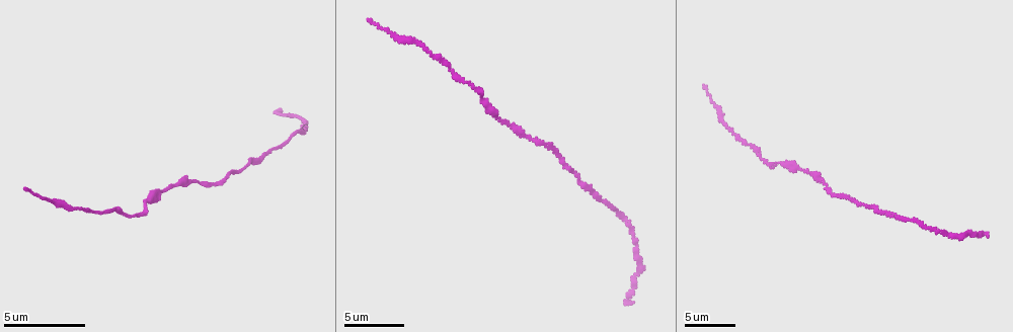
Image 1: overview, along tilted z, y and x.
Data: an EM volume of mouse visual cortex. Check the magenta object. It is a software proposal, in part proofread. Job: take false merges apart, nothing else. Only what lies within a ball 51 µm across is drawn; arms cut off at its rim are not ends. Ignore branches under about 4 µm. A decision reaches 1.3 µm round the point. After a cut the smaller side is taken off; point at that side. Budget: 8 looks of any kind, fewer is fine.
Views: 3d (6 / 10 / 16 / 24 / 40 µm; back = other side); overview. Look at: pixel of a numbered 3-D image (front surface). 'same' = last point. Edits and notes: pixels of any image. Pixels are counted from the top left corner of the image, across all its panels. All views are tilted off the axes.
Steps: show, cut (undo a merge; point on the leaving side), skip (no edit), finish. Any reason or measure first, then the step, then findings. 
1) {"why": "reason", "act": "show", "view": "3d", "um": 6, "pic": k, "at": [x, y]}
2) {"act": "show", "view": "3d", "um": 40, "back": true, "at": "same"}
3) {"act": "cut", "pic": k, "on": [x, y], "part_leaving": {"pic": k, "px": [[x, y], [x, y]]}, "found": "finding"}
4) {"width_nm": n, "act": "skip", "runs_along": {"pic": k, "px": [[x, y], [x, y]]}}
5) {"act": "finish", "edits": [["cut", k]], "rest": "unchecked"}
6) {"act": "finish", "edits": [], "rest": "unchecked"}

{"act": "show", "view": "3d", "um": 16, "pic": 1, "at": [208, 184]}

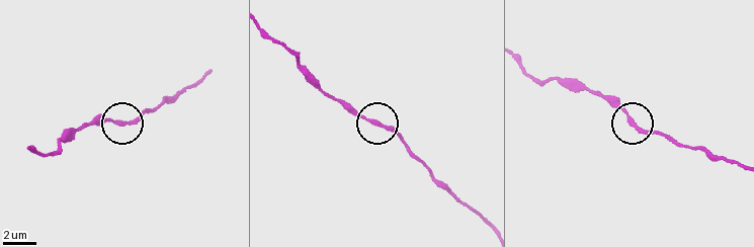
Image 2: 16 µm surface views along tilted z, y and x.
{"act": "show", "view": "3d", "um": 6, "pic": 2, "at": [633, 121]}

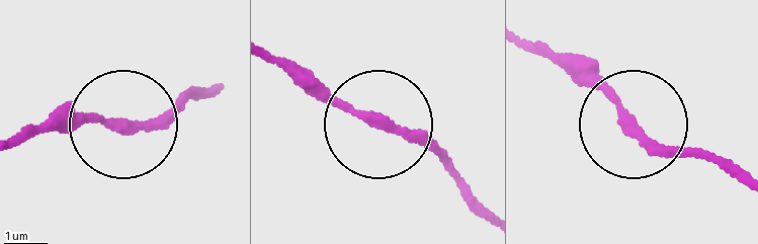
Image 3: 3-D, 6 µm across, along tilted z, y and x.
{"act": "skip", "found": "all the same cell"}

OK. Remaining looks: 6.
{"act": "show", "view": "3d", "um": 16, "pic": 1, "at": [482, 96]}

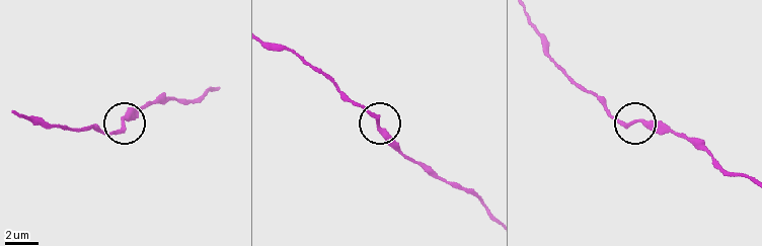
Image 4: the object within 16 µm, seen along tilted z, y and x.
{"act": "skip", "runs_along": {"pic": 4, "px": [[180, 99], [167, 97], [150, 102], [117, 131], [105, 133]]}, "found": "continuous, no second cell"}

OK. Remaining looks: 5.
{"why": "sudden change in width", "act": "show", "view": "3d", "um": 10, "pic": 1, "at": [635, 249]}

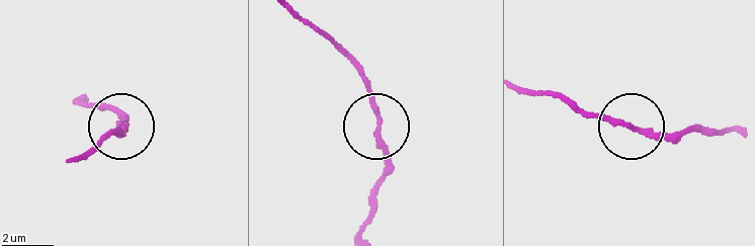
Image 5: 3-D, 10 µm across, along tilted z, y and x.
{"width_nm": 200, "act": "skip", "runs_along": {"pic": 5, "px": [[299, 15], [362, 79], [374, 110], [383, 181]]}, "found": "continuous, no second cell"}

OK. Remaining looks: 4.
{"why": "sudden change in width", "act": "show", "view": "3d", "um": 10, "pic": 1, "at": [269, 150]}

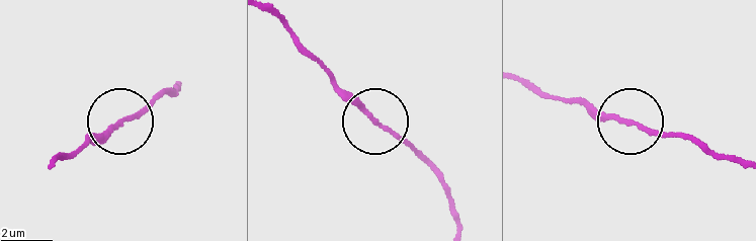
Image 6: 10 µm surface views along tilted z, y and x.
{"width_nm": 160, "act": "skip", "runs_along": {"pic": 6, "px": [[267, 10], [365, 116], [434, 167]]}, "found": "all the same cell"}

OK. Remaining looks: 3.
{"act": "finish", "edits": [], "rest": "unchecked"}

